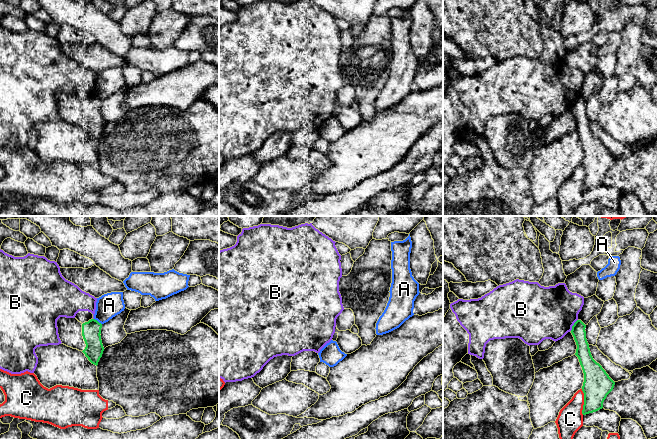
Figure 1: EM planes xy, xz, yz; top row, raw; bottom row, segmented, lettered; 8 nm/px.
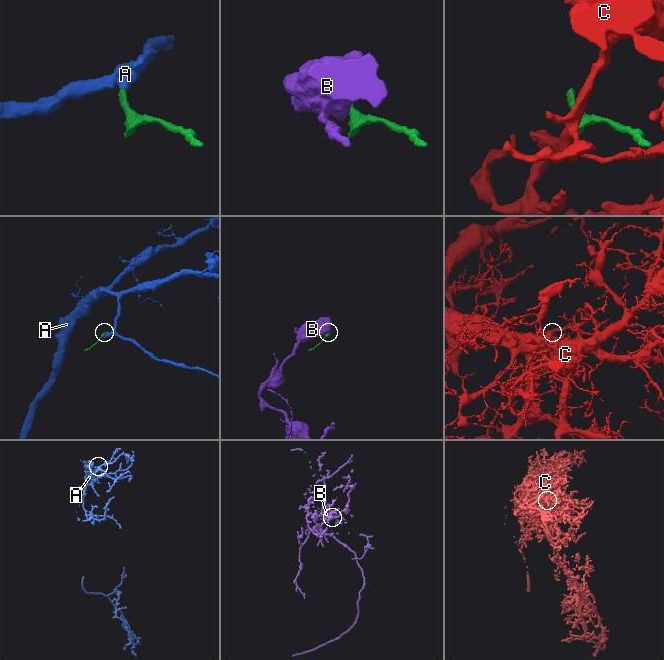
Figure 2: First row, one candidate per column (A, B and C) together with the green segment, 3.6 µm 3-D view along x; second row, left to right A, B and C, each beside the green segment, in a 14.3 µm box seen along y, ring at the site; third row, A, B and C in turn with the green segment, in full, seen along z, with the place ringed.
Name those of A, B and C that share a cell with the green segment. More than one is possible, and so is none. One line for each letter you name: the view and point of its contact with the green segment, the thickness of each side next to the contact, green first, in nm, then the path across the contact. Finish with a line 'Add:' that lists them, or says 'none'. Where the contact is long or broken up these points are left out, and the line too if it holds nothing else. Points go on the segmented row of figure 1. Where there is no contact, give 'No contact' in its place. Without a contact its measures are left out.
Add: none

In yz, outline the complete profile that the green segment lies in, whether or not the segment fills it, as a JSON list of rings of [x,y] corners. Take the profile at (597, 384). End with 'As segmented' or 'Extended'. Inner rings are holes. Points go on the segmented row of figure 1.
[[[577,320],[571,330],[577,345],[575,355],[578,357],[584,373],[583,415],[602,409],[604,400],[615,385],[602,366],[593,359],[586,339],[585,328],[586,325],[581,320]]]. As segmented

